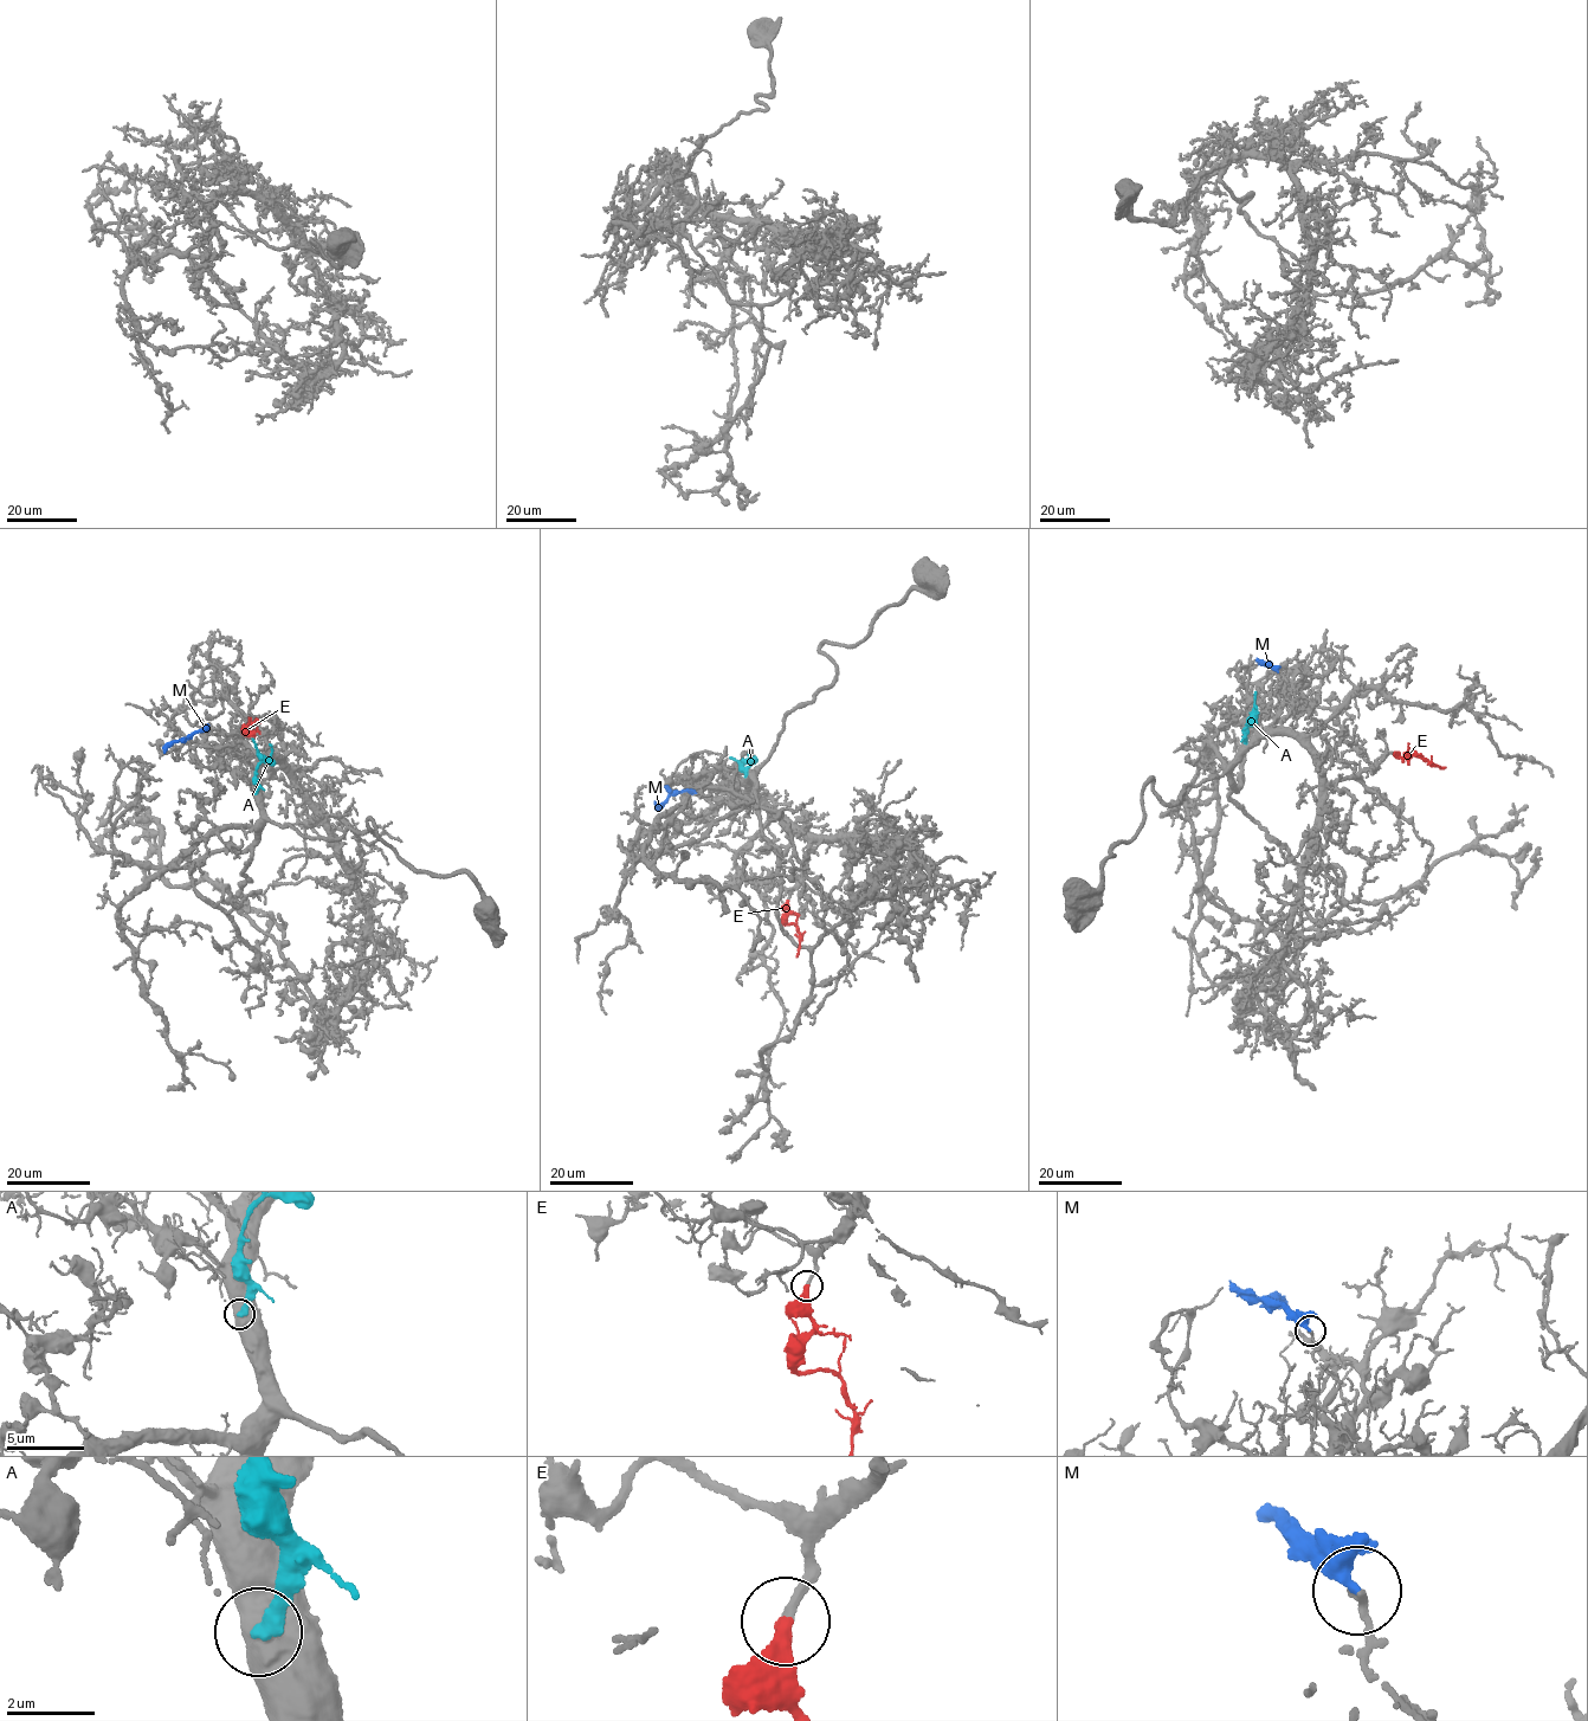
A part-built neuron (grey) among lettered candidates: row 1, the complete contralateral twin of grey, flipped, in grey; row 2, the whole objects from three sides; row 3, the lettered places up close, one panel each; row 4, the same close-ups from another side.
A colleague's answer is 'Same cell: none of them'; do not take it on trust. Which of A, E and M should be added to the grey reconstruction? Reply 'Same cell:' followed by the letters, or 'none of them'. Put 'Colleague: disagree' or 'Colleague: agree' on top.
Colleague: disagree
Same cell: E

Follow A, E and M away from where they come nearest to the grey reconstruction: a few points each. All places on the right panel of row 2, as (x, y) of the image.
A: (1245, 743), (1247, 720), (1252, 716), (1256, 691)
E: (1394, 753), (1398, 758), (1414, 753), (1445, 767)
M: (1278, 671), (1267, 663), (1259, 664)

